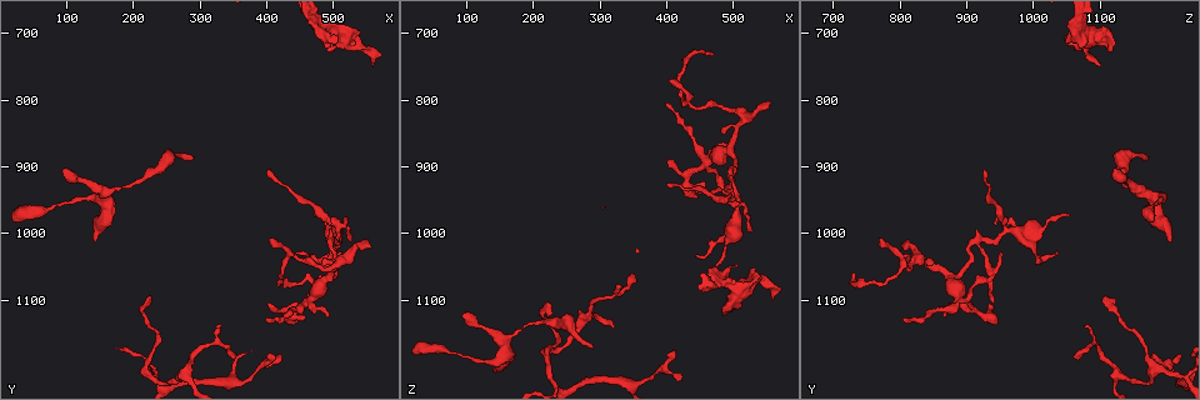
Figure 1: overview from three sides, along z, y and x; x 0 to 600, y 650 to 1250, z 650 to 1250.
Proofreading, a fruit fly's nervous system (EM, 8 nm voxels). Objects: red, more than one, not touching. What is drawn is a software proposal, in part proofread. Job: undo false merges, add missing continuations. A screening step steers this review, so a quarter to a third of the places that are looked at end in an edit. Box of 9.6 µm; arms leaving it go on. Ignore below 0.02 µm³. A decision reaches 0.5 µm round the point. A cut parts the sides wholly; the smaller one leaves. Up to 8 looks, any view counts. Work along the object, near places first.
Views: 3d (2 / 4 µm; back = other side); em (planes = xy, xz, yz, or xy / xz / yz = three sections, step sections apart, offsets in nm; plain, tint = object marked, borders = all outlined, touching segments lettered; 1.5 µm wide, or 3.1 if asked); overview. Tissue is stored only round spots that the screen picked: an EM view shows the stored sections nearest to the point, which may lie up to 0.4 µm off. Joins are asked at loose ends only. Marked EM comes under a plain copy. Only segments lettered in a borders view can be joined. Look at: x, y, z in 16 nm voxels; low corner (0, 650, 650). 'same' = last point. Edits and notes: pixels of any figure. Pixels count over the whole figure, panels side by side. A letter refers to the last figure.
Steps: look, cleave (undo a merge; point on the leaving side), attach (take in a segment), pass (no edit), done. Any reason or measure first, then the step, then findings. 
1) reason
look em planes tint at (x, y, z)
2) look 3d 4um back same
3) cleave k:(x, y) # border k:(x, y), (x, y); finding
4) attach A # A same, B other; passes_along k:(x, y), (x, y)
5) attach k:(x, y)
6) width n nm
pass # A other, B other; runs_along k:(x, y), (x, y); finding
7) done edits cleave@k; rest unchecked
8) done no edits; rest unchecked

branch stops here
look em planes borders at (505, 710, 1045)

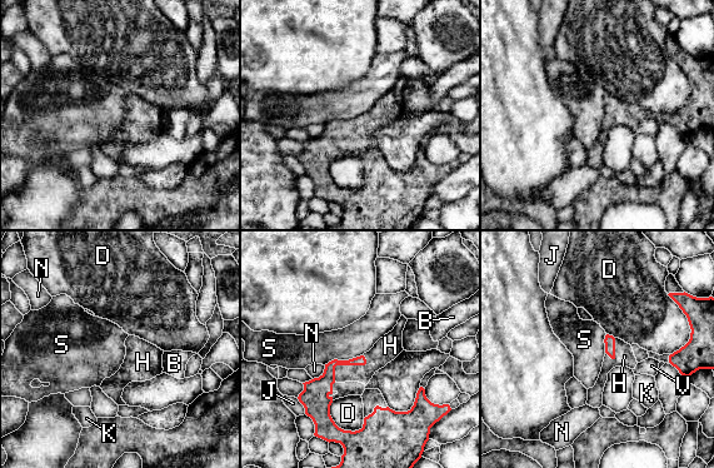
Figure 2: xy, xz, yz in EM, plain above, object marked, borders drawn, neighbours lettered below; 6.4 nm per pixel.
attach H # B other, D other, H same, J other, K other, N other, S other, V other; passes_along 2:(318, 389), (346, 364), (383, 352); the neuron continues

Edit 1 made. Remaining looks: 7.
look overview

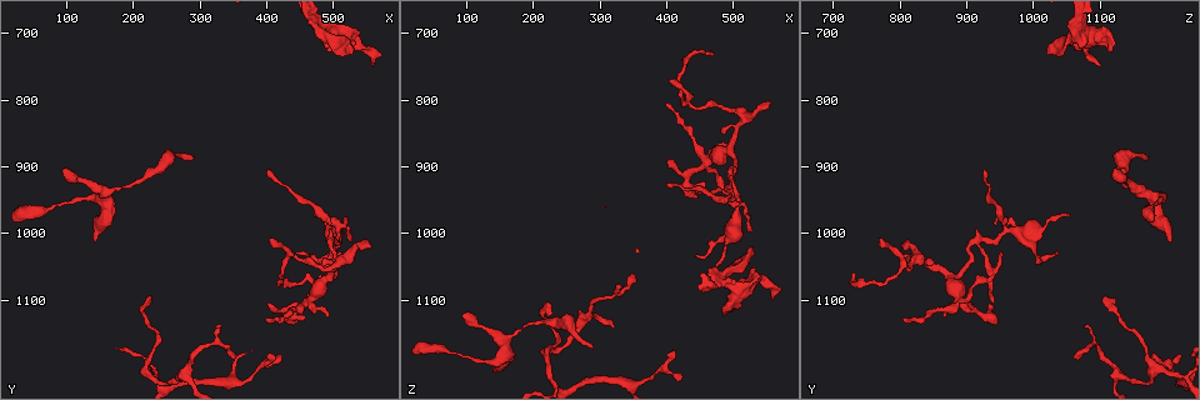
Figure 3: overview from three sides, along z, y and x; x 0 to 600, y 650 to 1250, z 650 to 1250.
branch stops here
look em xy step 4 tint at (100, 905, 1120)

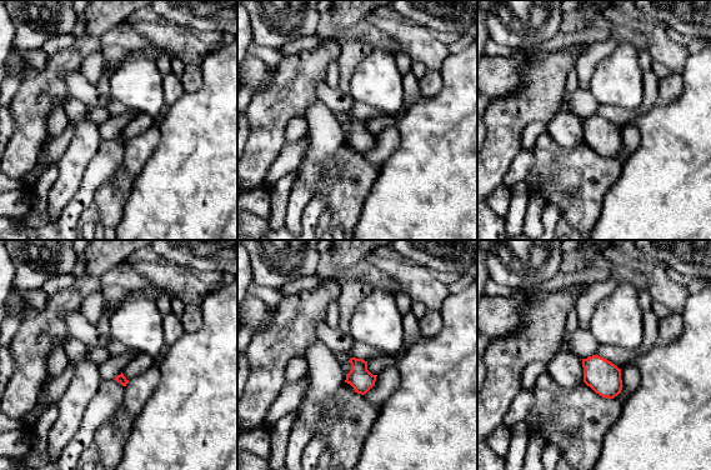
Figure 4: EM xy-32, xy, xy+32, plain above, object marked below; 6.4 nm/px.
look em xy step 4 borders same

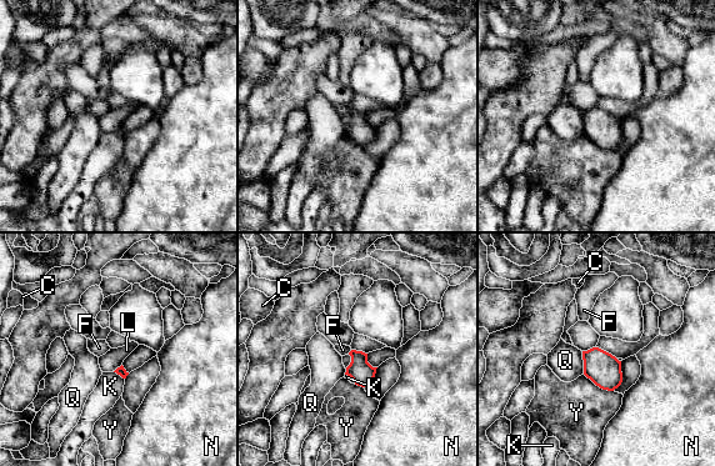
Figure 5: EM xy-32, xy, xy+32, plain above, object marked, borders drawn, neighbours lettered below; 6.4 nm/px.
pass # C other, F other, K other, L other, N other, Q other, Y other; border 5:(121, 364), (114, 371); none of them fits

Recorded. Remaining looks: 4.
look 3d 4um at (350, 1190, 1065)

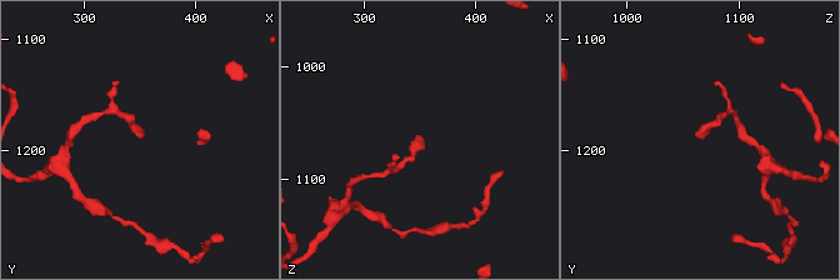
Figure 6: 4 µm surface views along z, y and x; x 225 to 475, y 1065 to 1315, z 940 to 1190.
now the EM
look em planes borders at (354, 1186, 1064)

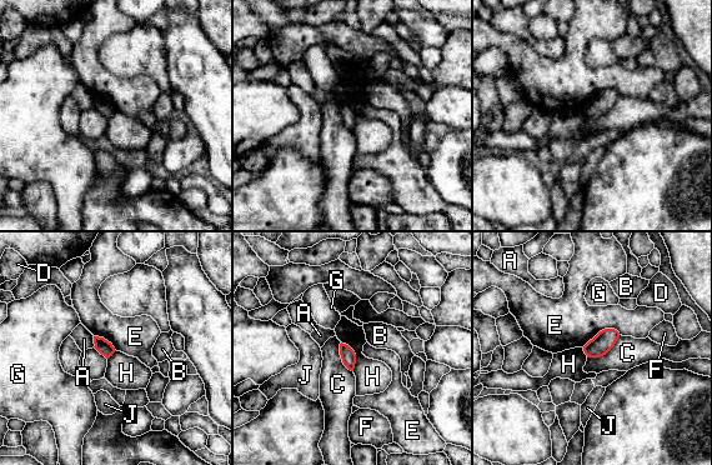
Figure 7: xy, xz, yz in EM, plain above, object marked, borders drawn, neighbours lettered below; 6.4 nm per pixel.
width 90 nm
pass # A other, B other, C other, D other, E other, F other, G other, H other, J other; border 7:(341, 341), (355, 354), (354, 370); no lettered segment goes on from it

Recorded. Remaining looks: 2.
done edits attach@2; rest unchecked

